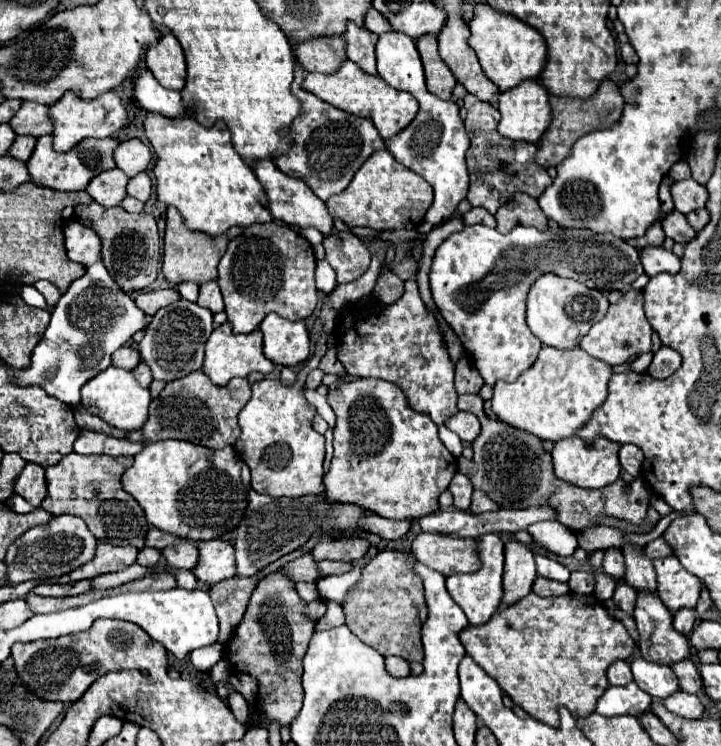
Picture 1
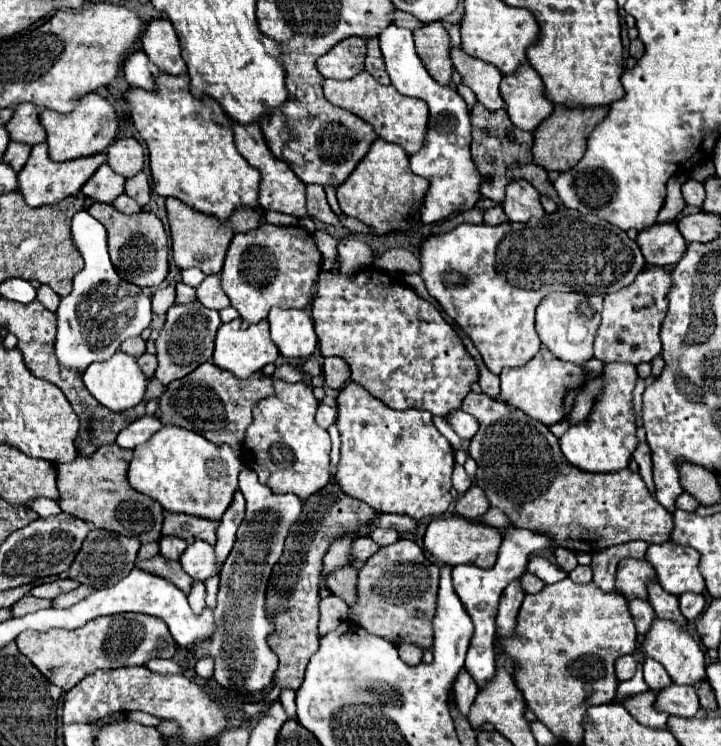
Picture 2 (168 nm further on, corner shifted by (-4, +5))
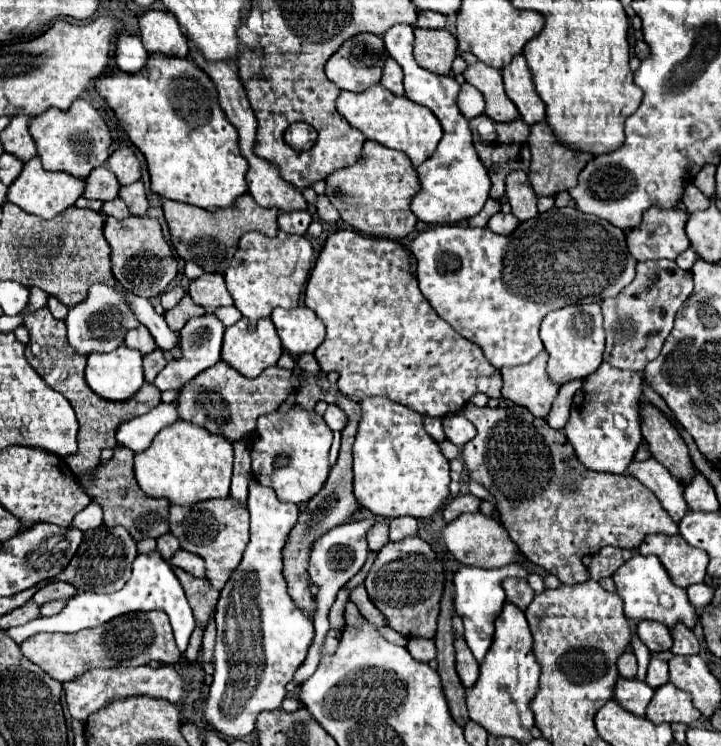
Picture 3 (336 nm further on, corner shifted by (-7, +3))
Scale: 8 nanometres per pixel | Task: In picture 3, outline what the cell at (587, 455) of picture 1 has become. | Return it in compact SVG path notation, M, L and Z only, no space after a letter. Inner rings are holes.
M603 362L597 372L583 380L583 386L575 392L571 404L571 416L563 428L565 436L573 444L577 458L591 470L625 474L633 462L635 450L641 444L639 428L639 398L641 398L641 374L631 370L619 370Z

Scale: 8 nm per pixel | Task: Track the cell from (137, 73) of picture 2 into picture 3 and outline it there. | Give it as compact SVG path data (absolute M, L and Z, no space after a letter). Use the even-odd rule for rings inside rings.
M121 32L117 36L117 42L115 42L115 64L123 72L129 72L129 74L139 72L145 66L147 58L149 58L149 52L141 44L139 36L133 36L133 34L127 34L127 32Z

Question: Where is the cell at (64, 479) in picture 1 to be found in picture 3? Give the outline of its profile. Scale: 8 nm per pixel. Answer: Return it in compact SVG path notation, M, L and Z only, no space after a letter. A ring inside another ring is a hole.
M117 446L109 464L97 466L93 472L79 478L79 482L103 508L107 526L123 526L135 540L159 538L169 532L169 502L165 498L151 498L139 488L133 476L133 452L129 448Z

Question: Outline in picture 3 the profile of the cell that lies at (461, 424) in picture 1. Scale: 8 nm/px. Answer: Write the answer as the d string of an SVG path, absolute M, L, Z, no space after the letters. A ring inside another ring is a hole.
M457 412L457 414L447 414L441 418L443 422L443 430L449 442L453 442L455 446L465 446L471 438L475 438L475 428L471 422L467 422L467 418Z

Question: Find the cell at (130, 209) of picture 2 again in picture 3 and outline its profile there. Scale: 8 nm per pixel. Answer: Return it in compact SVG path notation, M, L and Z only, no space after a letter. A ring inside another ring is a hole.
M115 198L115 200L111 200L111 202L103 202L101 212L107 214L107 216L113 216L113 218L117 218L117 220L123 220L123 218L129 216L129 210L127 210L125 202L121 202L121 198Z

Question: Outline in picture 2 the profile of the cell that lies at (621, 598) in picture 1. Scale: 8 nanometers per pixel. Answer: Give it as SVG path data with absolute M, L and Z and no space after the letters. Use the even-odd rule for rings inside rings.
M632 598L632 600L628 600L628 608L630 608L630 614L634 618L636 630L640 634L646 634L648 628L650 628L650 624L652 624L652 620L654 620L654 608L644 598Z

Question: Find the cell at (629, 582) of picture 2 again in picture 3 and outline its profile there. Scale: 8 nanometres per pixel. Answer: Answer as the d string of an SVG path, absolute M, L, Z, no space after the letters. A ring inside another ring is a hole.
M639 552L633 554L629 562L625 562L613 576L613 582L617 586L617 596L625 604L625 616L631 624L653 620L667 628L673 628L675 624L685 624L687 628L695 628L697 624L697 610L687 598L687 592L673 584L671 576L667 574L665 566L659 562L657 556L641 556Z

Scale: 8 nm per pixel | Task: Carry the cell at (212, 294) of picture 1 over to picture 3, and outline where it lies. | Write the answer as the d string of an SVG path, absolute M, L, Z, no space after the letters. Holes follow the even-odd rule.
M217 272L203 274L201 278L193 280L189 286L189 294L199 306L205 306L207 312L219 306L233 304L233 298L227 294L227 288L225 288L223 274L217 274Z

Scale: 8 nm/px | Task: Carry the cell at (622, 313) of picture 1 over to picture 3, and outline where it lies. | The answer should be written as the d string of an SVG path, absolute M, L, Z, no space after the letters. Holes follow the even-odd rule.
M673 260L639 262L635 280L629 286L625 286L619 296L605 298L601 302L603 328L605 328L605 334L607 334L607 346L605 346L605 352L603 352L603 360L607 364L615 366L615 368L641 372L647 366L647 362L657 358L657 354L661 352L663 342L667 340L669 332L673 330L675 314L677 314L679 306L683 306L683 302L691 296L691 292L693 292L693 276L691 276L691 272L689 270L681 270Z

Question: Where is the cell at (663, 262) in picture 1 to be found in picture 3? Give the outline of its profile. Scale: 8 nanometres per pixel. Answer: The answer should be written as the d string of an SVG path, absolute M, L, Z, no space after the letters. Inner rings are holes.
M651 206L649 210L645 210L641 224L627 234L627 248L629 248L631 256L637 262L659 260L659 258L675 260L681 252L685 252L691 246L687 234L685 234L685 222L687 222L687 218L689 218L689 214L685 210L681 210L681 208L663 210L663 208Z

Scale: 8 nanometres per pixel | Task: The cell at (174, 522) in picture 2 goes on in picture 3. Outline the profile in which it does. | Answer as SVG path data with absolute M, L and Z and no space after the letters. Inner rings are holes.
M231 496L219 500L203 500L189 506L171 504L169 516L171 534L179 538L183 550L193 552L205 562L205 578L213 588L221 590L227 578L237 570L243 558L243 550L249 542L249 510L245 504L235 502Z

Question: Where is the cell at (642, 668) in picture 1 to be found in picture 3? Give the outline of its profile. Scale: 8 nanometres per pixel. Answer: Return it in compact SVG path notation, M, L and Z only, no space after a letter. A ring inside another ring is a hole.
M651 658L649 668L647 668L647 678L645 678L645 682L647 682L651 688L659 688L659 686L663 686L665 682L669 682L667 662L665 662L665 660L659 660L659 658Z

